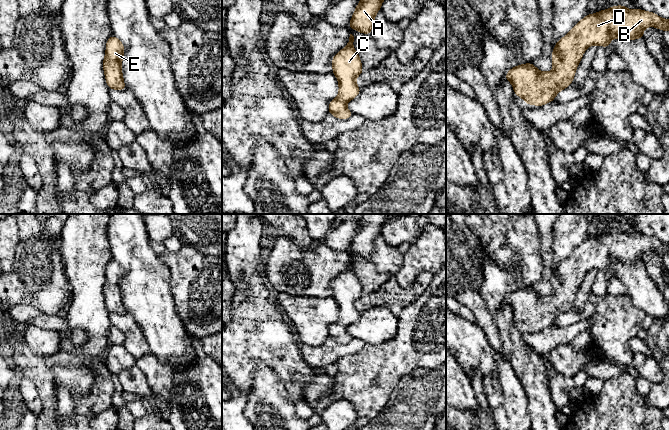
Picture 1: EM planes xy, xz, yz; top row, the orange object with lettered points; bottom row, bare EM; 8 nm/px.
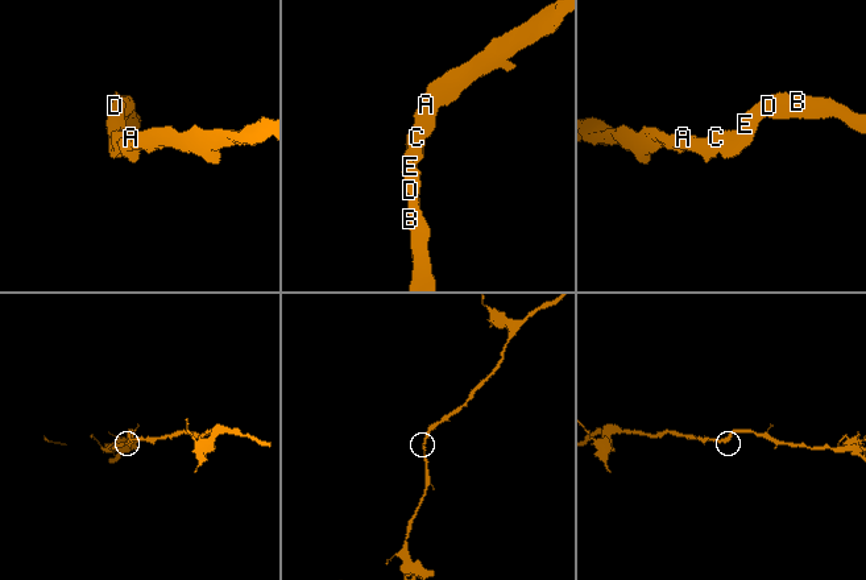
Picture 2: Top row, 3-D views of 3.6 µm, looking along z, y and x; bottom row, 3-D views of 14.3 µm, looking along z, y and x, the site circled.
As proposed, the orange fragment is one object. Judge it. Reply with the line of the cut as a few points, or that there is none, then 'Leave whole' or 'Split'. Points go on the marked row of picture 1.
No split. Leave whole

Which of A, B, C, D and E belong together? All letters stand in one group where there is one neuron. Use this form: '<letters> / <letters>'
A B C D E

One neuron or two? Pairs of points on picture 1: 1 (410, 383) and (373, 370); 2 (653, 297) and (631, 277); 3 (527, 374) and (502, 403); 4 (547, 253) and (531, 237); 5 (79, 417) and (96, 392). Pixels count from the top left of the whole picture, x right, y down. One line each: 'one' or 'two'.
1: two
2: one
3: two
4: two
5: one

